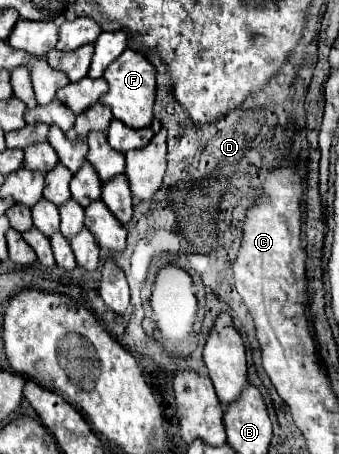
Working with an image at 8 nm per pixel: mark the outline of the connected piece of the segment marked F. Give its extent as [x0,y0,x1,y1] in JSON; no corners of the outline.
[99,48,155,128]

